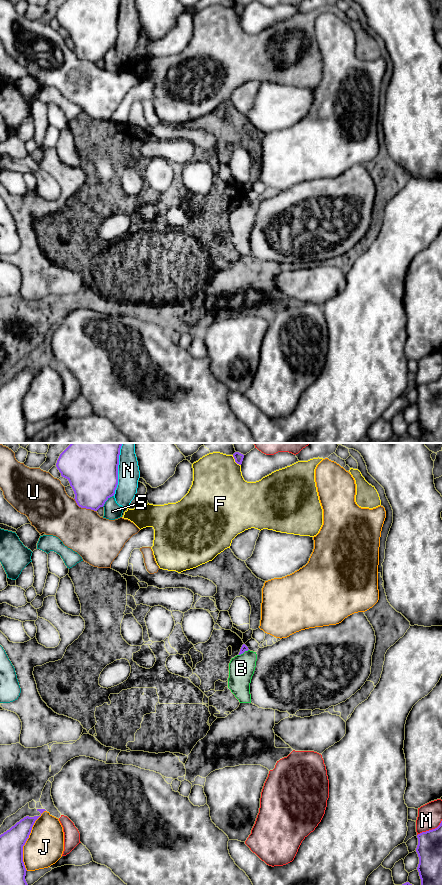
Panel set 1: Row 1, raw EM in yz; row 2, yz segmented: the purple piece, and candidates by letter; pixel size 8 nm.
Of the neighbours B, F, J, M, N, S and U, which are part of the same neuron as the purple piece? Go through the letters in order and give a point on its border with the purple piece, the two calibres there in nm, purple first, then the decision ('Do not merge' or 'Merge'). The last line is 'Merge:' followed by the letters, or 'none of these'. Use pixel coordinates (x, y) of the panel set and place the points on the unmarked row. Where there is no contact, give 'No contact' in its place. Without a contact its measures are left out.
B: Touches purple at yz (243, 204). Thickness 50 nm (purple) against 200 nm. Do not merge
F: Touches purple at yz (235, 13). Thickness 70 nm (purple) against 420 nm. Do not merge
J: Touches purple at yz (26, 392). Thickness 200 nm (purple) against 300 nm. Do not merge
M: Touches purple at yz (430, 382). Thickness 200 nm (purple) against 190 nm. Do not merge
N: Touches purple at yz (117, 24). Thickness 400 nm (purple) against 180 nm. Do not merge
S: Touches purple at yz (107, 51). Thickness 400 nm (purple) against 140 nm. Do not merge
U: Touches purple at yz (83, 59). Thickness 380 nm (purple) against 360 nm. Do not merge
Merge: none of these

